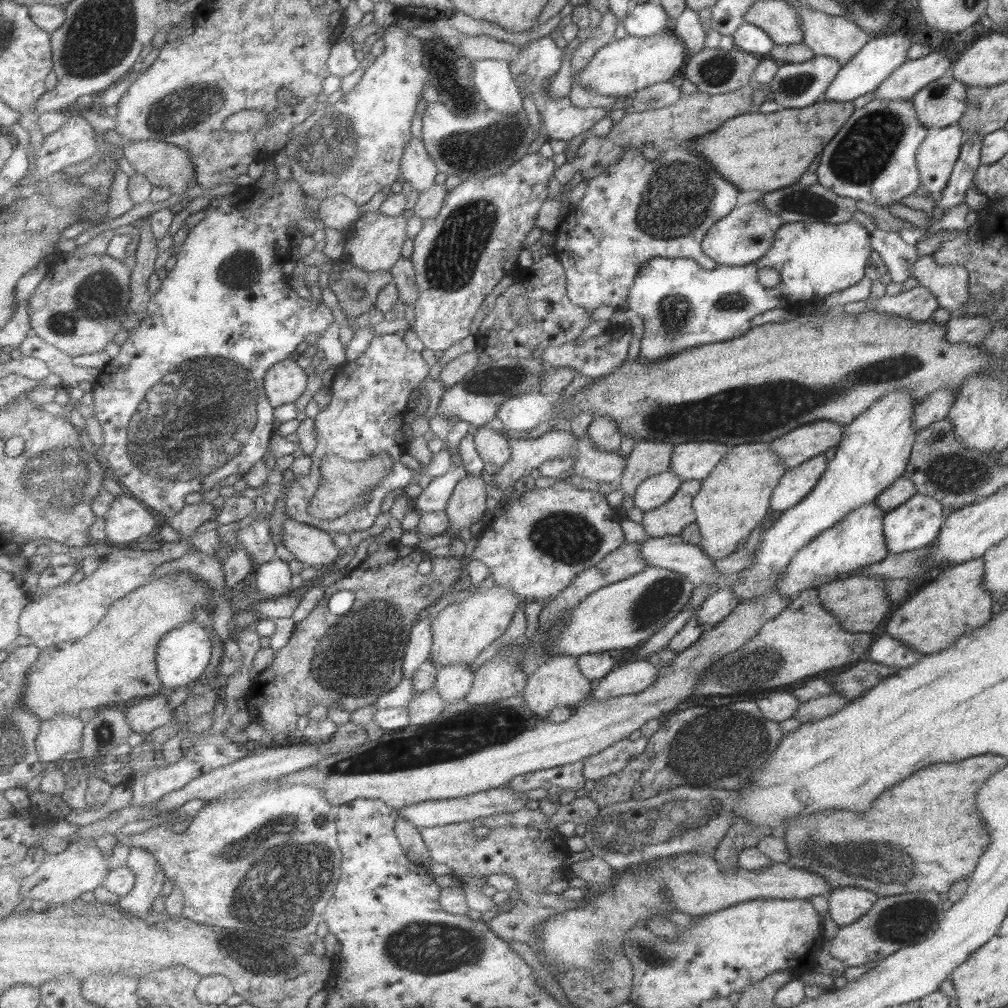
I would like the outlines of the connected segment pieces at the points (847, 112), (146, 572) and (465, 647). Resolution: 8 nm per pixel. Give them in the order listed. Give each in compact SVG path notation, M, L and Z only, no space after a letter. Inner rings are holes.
M821 100L803 108L782 108L769 113L747 112L726 120L719 128L691 139L688 144L699 157L709 161L721 178L731 182L735 188L771 192L797 181L797 178L807 170L807 164L813 160L813 156L827 146L827 142L851 116L853 109L851 102Z
M165 542L158 550L139 550L132 546L124 550L121 548L114 549L104 561L101 561L97 570L81 582L69 585L67 585L67 583L60 584L48 593L42 595L38 592L35 593L20 616L21 635L28 637L30 642L41 650L56 646L60 643L79 641L80 639L86 638L87 635L95 631L95 626L99 626L99 623L106 618L112 604L125 598L130 592L145 586L147 582L153 579L155 572L157 572L161 566L170 561L178 561L179 558L187 556L187 554L193 552L193 550L197 550L195 546L187 545L187 543L183 542L176 544L175 542Z
M495 584L486 591L476 590L463 601L452 603L433 619L433 649L430 659L439 668L450 664L471 664L487 646L505 634L517 606L525 600L513 588Z

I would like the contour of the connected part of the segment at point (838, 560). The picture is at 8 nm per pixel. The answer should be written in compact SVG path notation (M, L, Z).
M873 500L869 505L849 512L839 523L817 534L791 557L789 565L782 572L782 579L775 582L779 594L792 601L804 590L815 589L817 585L823 585L836 576L852 574L861 567L883 560L889 555L883 538L883 516L885 513L877 508Z

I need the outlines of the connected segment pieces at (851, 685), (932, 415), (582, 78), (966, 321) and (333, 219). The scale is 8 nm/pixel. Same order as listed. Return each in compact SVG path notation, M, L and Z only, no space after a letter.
M863 658L849 669L835 676L828 676L828 682L832 684L834 694L854 700L862 692L870 690L878 680L891 676L897 669L897 666L885 666Z
M935 390L918 402L912 412L912 427L915 430L925 428L944 418L955 400L952 390Z
M668 27L647 39L625 36L599 48L587 68L573 74L575 85L582 85L595 94L622 97L632 95L651 84L667 82L685 64L687 52L683 42Z
M980 315L950 317L946 324L946 339L950 343L980 344L992 331L991 323Z
M344 194L320 201L319 216L327 228L343 231L360 219L359 205Z

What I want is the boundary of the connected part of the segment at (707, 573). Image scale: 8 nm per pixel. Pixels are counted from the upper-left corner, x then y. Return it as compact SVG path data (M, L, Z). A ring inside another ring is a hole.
M667 535L659 538L645 537L642 545L642 556L646 558L647 566L663 568L682 574L695 587L699 585L713 585L715 589L730 588L738 577L738 573L720 574L720 572L715 571L713 560L707 557L697 545L685 542L679 535Z

